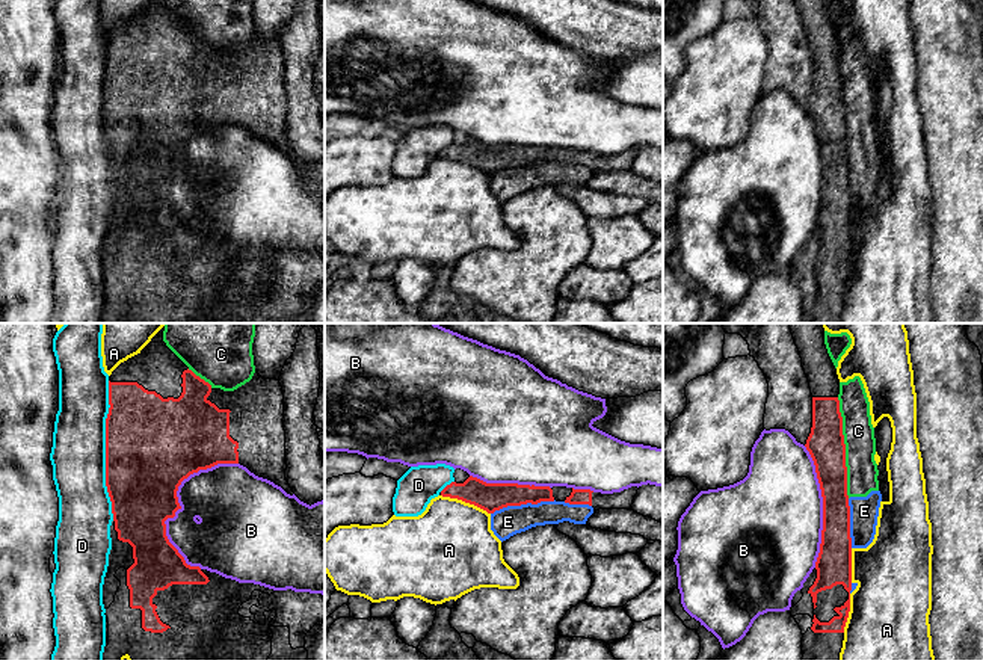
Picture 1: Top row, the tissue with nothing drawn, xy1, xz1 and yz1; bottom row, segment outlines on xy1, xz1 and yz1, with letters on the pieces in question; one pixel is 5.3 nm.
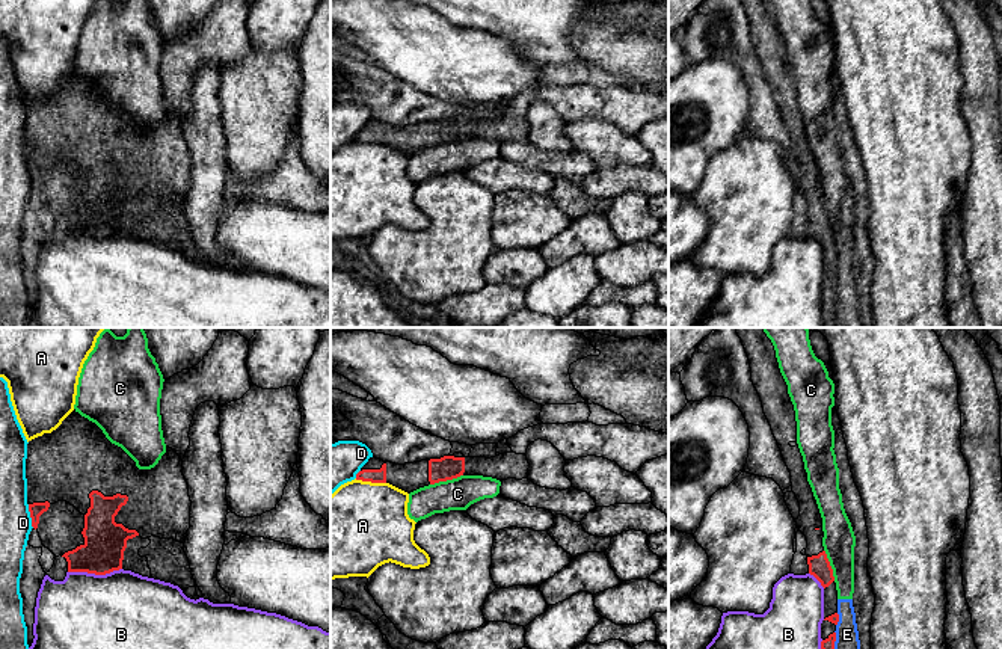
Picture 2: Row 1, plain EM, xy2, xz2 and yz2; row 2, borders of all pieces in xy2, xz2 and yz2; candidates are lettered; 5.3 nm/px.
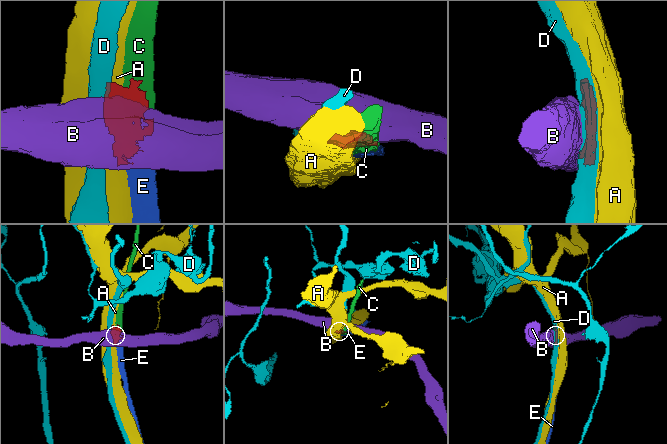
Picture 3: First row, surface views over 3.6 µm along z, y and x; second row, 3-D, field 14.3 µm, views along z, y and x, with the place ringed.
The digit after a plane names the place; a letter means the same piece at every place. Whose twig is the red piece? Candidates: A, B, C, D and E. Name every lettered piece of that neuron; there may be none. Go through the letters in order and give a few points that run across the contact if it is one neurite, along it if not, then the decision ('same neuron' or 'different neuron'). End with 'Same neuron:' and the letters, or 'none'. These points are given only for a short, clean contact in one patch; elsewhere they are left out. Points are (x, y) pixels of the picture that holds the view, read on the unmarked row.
A: different neuron
B: different neuron
C: different neuron
D: different neuron
E: different neuron
Same neuron: none

